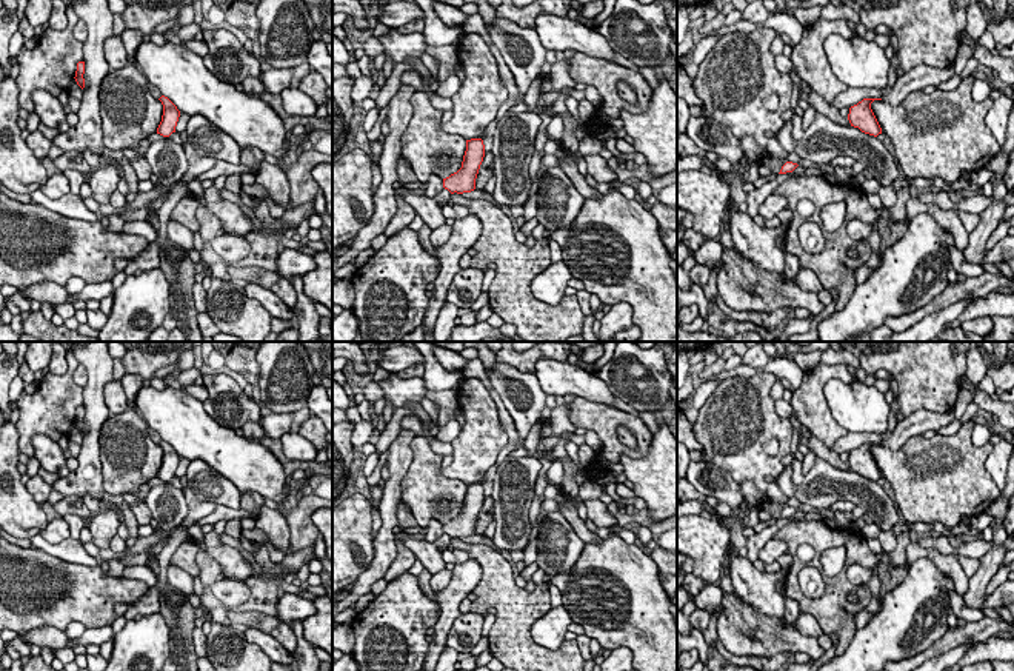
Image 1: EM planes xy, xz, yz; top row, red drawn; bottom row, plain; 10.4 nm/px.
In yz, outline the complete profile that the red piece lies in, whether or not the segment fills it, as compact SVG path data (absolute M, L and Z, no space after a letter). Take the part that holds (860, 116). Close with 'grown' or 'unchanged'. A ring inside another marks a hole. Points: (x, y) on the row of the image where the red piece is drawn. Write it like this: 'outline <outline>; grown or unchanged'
outline M863 98L849 108L848 120L851 126L859 128L862 132L877 137L882 128L871 109L871 103L882 98Z; unchanged

